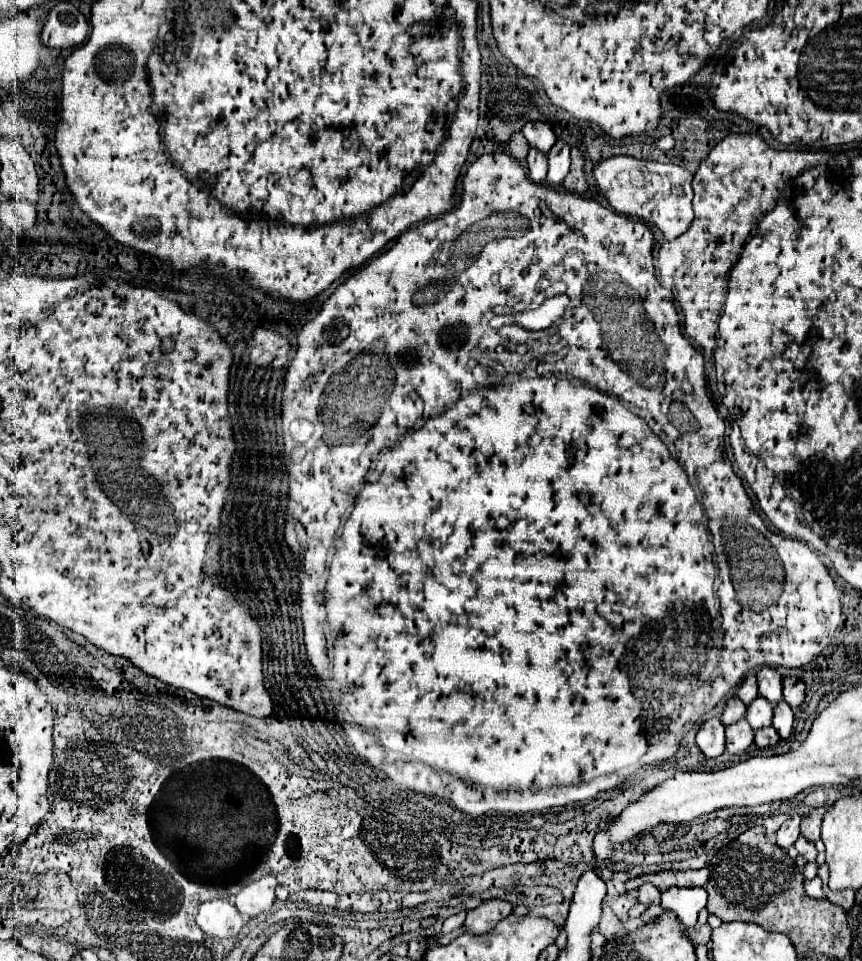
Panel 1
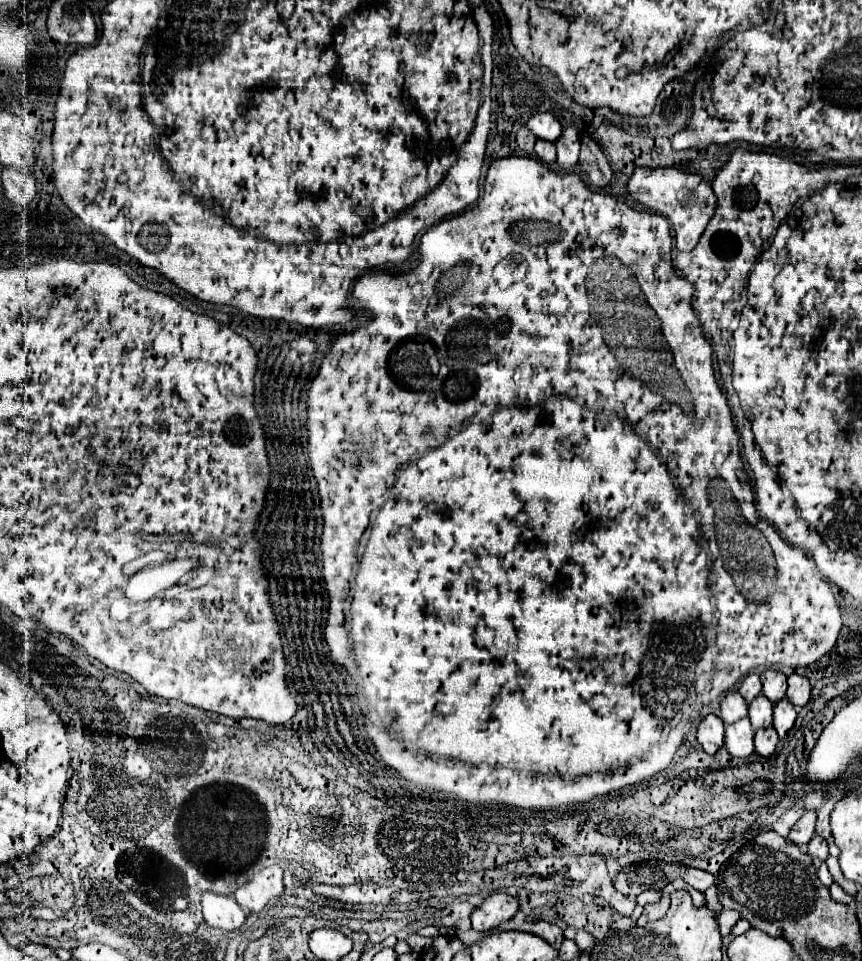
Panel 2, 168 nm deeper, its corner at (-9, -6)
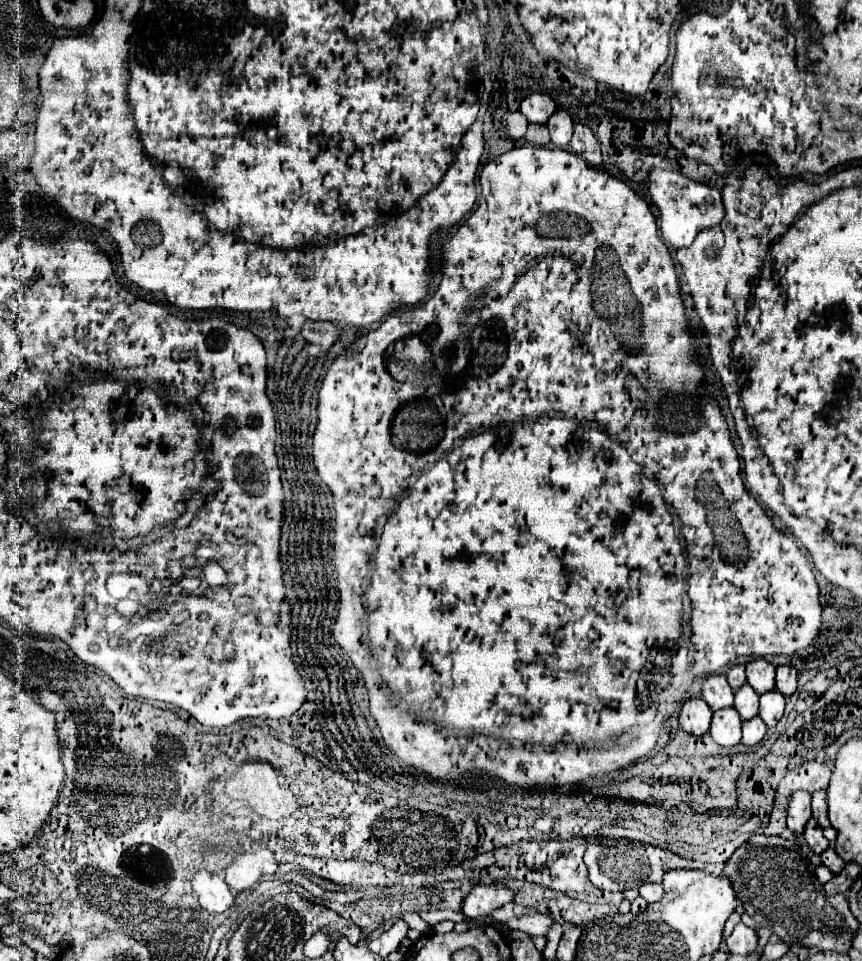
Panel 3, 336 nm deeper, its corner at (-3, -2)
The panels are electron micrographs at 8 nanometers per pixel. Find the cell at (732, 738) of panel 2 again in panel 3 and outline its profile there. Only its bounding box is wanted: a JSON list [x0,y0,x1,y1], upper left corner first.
[709,707,743,747]

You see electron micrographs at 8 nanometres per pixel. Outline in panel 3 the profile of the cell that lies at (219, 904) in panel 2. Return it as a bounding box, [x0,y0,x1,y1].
[193,871,235,915]

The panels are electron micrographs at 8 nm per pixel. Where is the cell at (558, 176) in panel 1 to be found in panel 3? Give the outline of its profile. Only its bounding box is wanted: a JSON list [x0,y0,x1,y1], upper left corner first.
[547,109,573,149]

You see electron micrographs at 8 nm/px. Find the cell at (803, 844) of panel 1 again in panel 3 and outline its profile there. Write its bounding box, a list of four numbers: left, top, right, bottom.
[803,819,829,855]

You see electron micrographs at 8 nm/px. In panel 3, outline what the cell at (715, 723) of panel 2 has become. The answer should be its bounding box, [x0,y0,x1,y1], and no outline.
[679,699,713,737]

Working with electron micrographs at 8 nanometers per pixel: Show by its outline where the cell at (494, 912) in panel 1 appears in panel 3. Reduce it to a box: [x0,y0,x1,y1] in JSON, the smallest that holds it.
[463,885,513,919]

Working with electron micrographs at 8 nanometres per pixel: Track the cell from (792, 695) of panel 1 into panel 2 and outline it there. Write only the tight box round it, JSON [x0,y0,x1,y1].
[787,675,811,707]

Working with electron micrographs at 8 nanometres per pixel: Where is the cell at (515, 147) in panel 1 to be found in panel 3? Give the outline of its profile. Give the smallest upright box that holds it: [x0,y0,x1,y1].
[507,111,527,141]

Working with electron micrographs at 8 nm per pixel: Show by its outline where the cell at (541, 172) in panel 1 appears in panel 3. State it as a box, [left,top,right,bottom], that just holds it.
[525,125,551,147]

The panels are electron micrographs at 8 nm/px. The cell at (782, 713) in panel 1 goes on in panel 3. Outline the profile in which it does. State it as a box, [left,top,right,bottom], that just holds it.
[759,689,785,727]

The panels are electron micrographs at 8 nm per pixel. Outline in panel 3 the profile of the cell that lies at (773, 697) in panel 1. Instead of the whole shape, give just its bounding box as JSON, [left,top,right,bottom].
[747,659,775,693]

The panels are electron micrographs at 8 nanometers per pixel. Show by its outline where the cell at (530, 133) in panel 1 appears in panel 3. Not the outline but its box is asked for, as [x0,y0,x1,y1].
[521,93,555,125]

